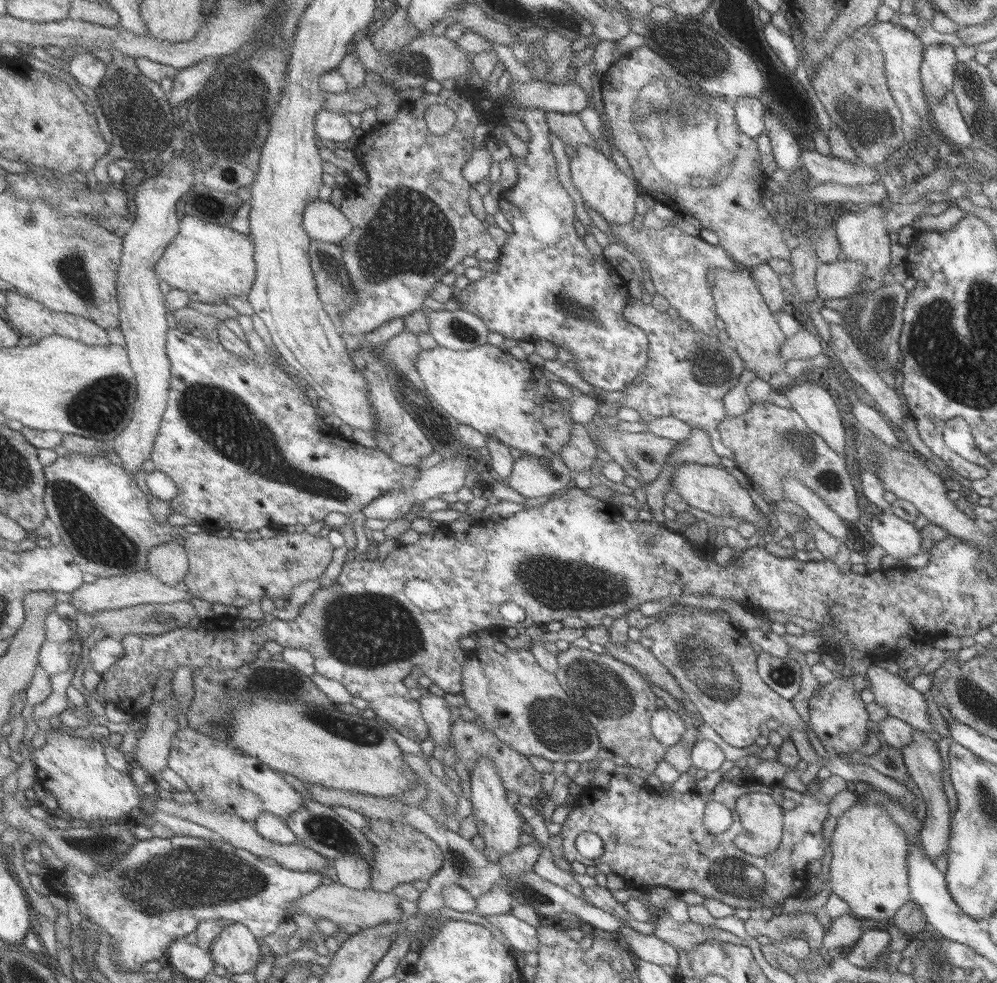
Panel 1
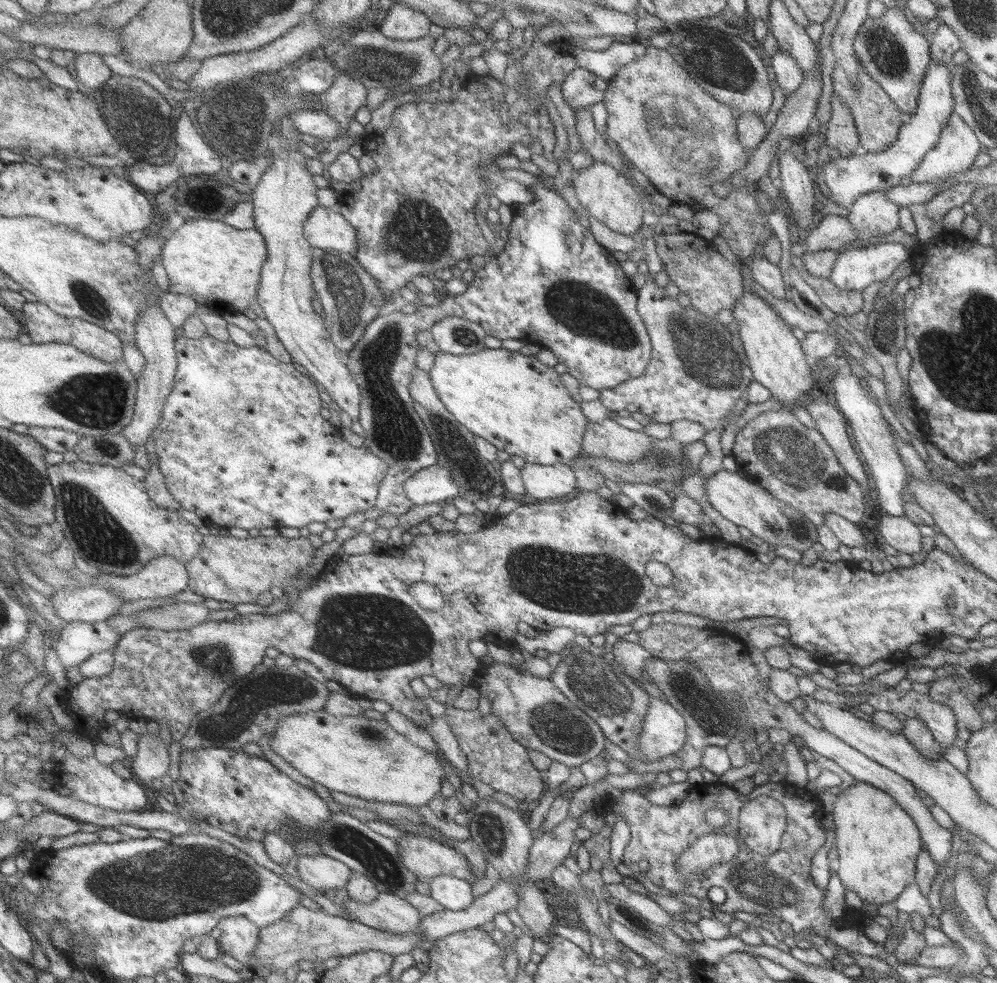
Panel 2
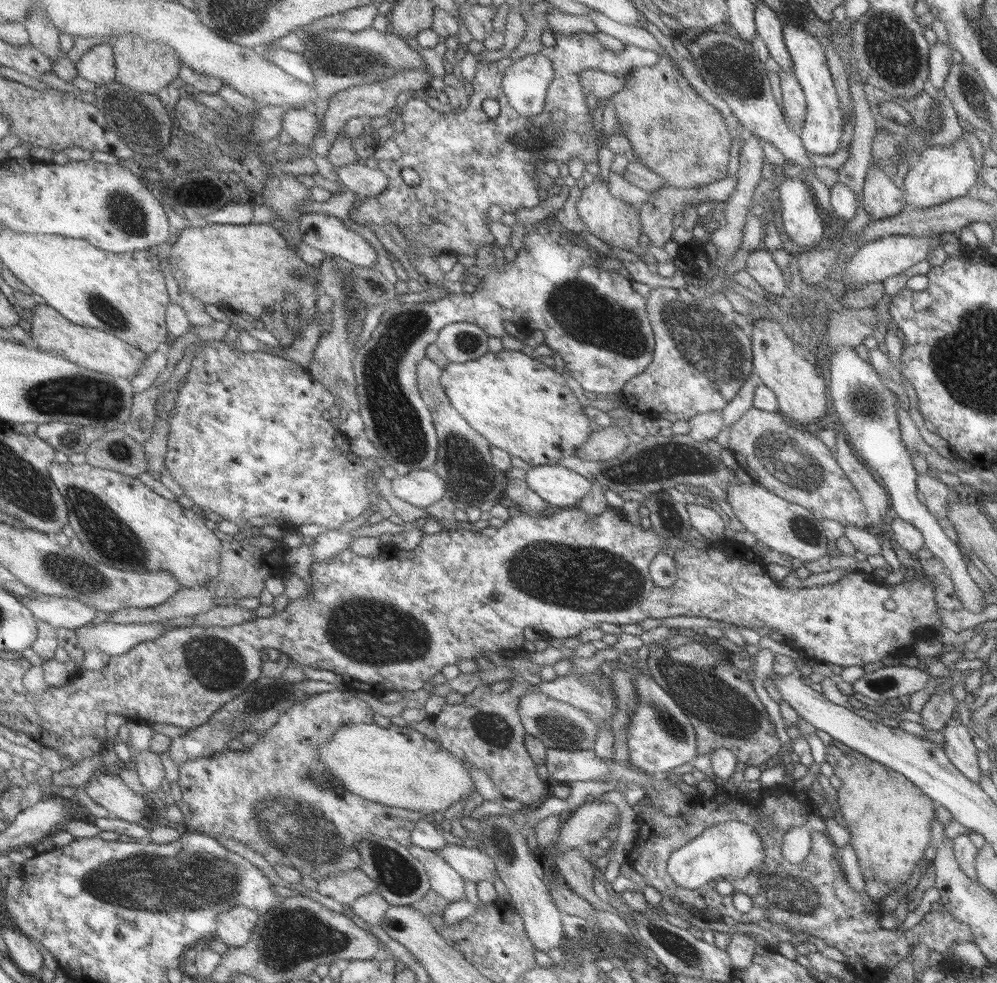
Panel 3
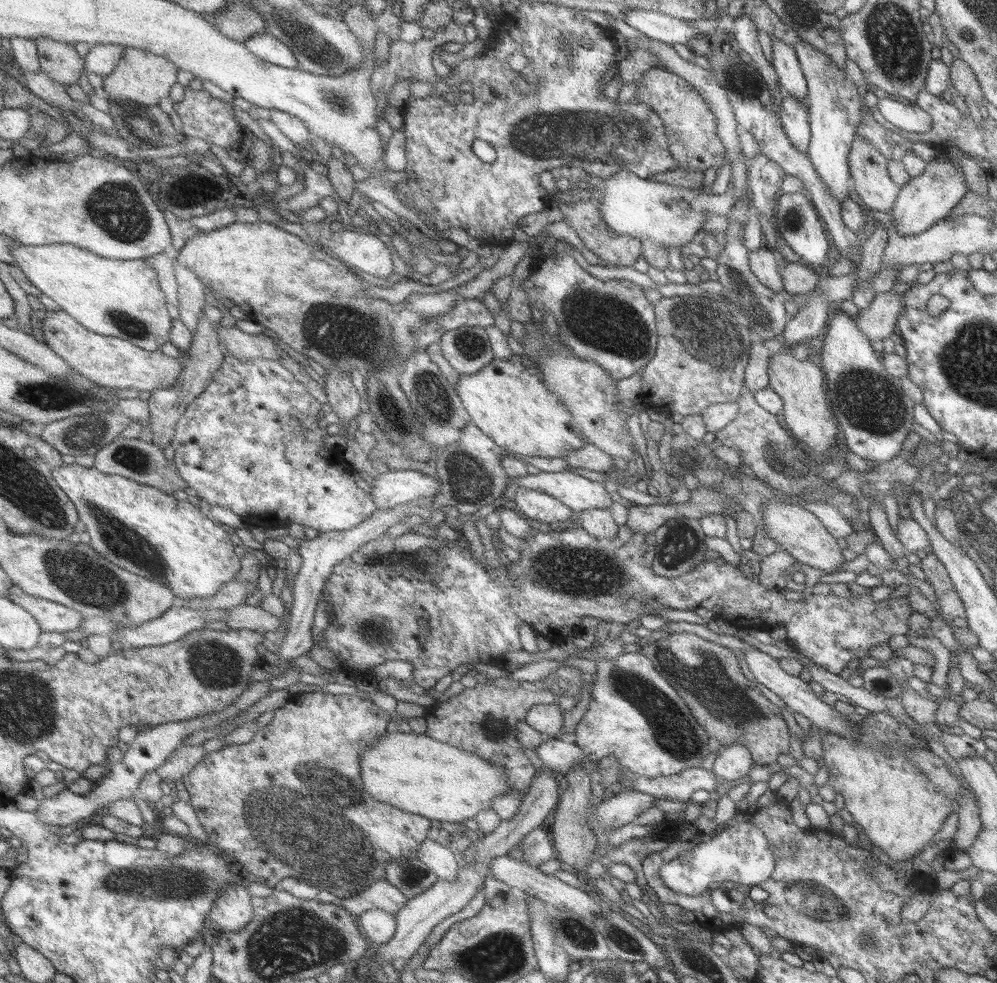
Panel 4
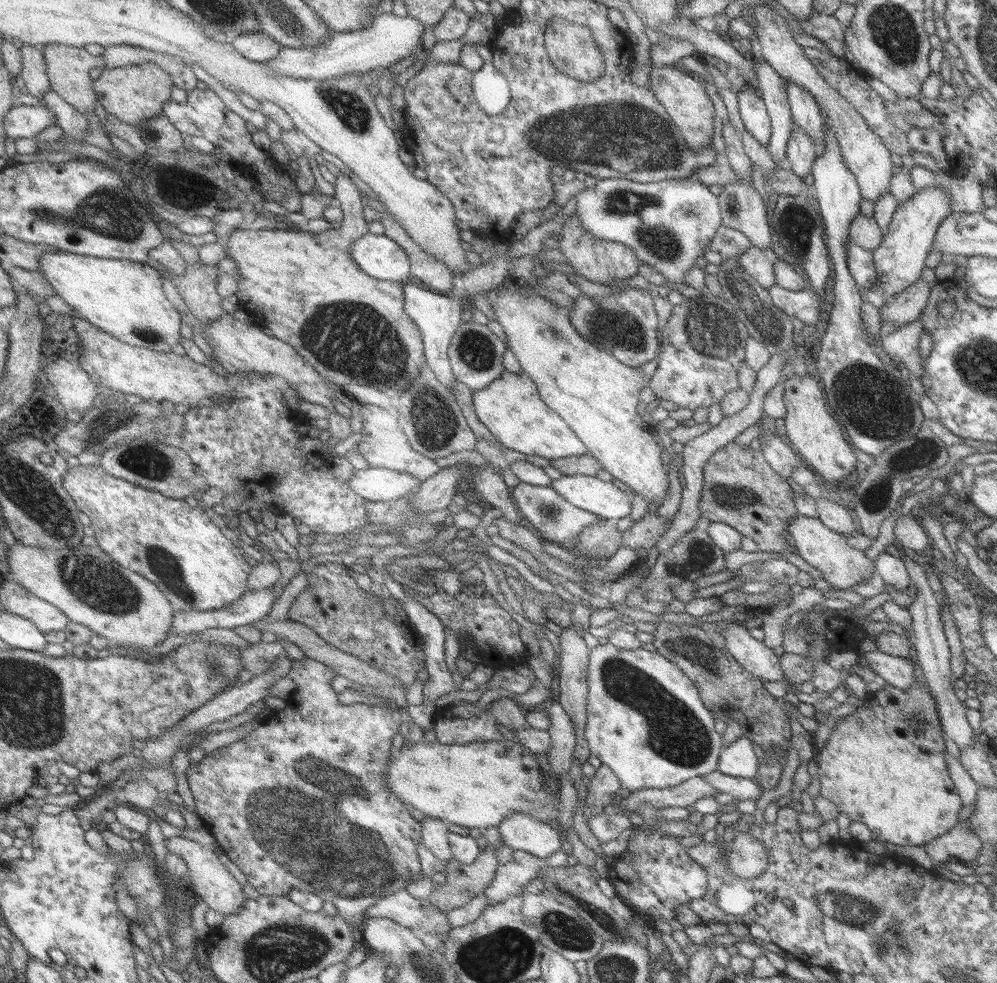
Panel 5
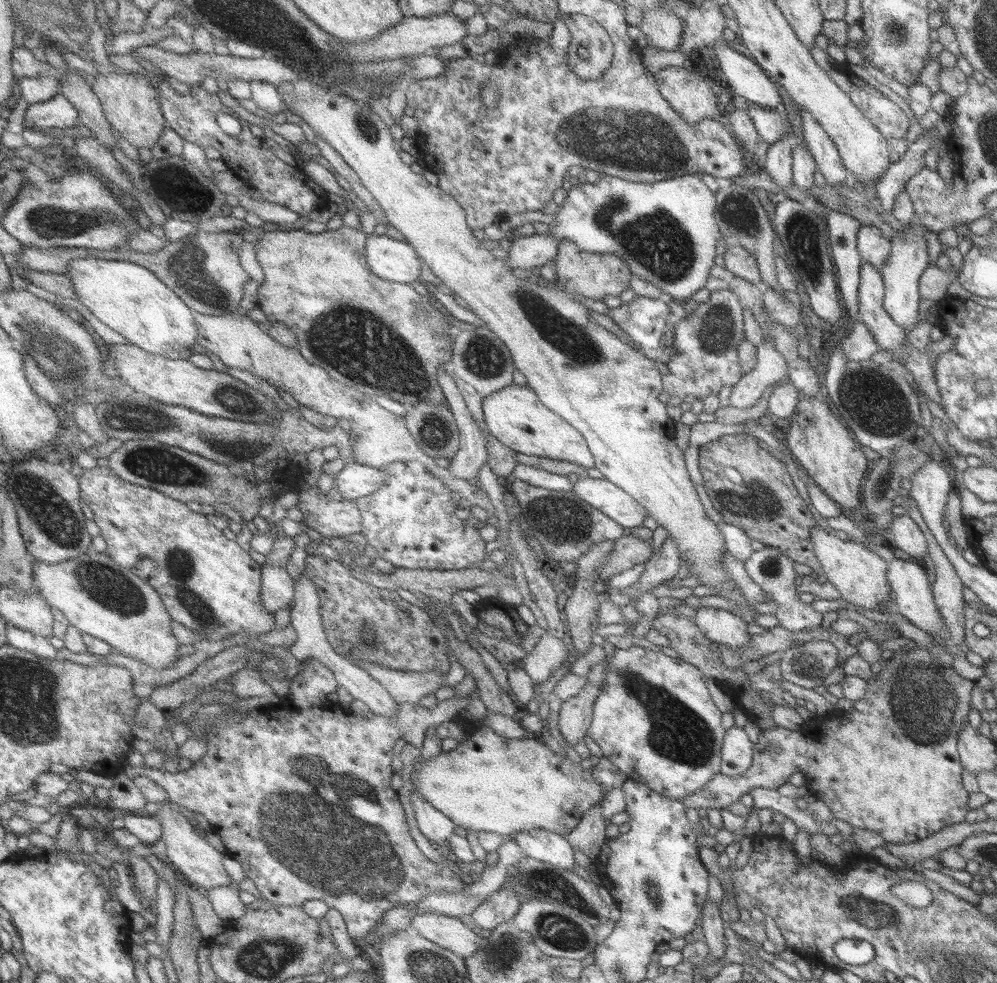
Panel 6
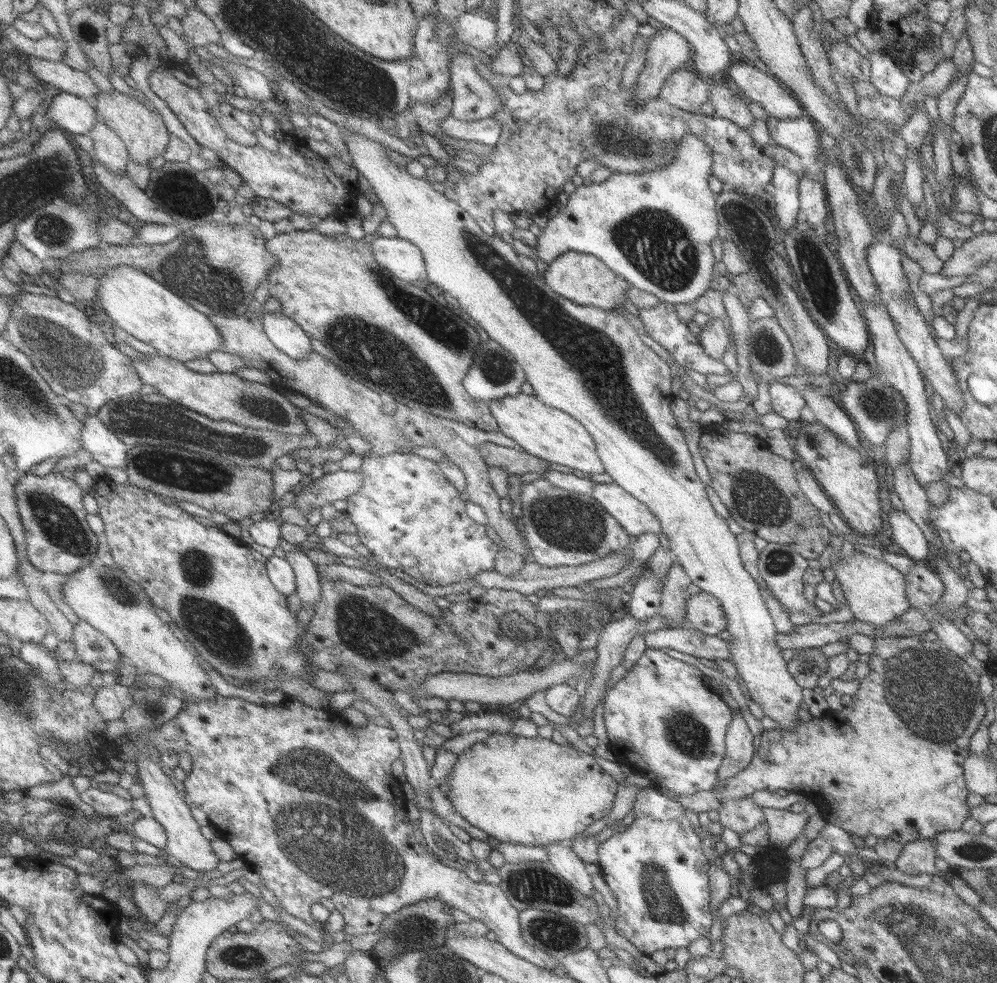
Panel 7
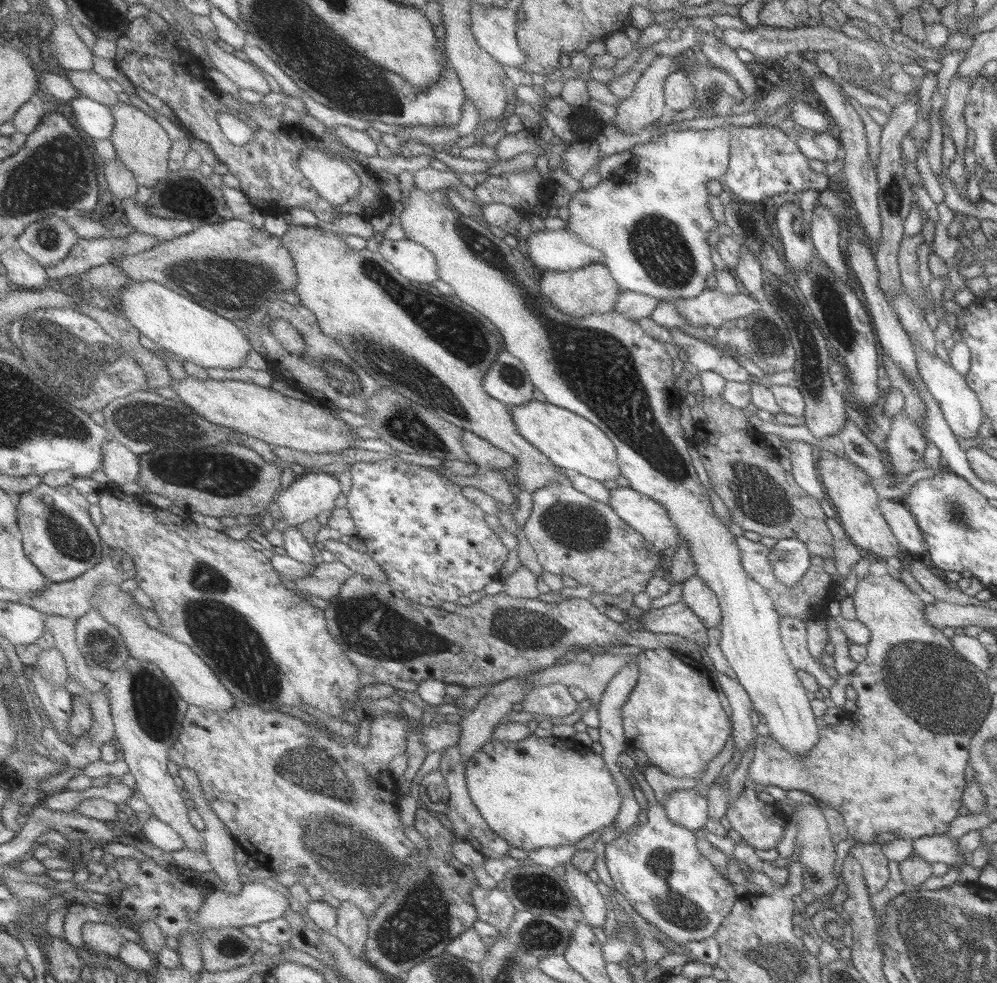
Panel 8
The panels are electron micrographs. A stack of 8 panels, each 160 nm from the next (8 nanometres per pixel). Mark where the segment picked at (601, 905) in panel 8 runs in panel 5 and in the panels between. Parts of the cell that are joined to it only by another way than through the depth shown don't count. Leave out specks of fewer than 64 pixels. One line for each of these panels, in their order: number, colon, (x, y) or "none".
5: (520, 831)
6: (555, 849)
7: (569, 867)

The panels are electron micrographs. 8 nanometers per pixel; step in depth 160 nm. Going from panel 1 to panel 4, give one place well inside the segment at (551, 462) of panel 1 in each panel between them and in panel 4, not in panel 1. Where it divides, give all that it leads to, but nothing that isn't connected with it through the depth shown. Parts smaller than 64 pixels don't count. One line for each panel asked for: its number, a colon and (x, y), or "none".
2: (545, 483)
3: (562, 487)
4: (578, 493)

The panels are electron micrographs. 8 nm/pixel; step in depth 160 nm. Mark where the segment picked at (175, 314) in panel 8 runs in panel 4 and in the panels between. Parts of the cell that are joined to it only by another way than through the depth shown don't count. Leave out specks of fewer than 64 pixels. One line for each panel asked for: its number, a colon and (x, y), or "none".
4: (123, 299)
5: (126, 299)
6: (132, 300)
7: (136, 302)

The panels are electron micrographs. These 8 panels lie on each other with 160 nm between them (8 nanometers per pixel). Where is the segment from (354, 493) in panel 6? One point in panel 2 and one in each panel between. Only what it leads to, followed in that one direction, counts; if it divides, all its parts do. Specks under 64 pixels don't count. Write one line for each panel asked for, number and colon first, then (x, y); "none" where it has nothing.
2: (434, 484)
3: (422, 488)
4: (393, 488)
5: (374, 484)

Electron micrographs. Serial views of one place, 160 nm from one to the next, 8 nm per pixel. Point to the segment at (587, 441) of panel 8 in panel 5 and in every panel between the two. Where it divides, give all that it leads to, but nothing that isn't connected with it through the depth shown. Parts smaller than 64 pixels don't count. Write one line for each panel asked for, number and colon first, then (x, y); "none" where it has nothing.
5: (512, 408)
6: (516, 416)
7: (553, 435)

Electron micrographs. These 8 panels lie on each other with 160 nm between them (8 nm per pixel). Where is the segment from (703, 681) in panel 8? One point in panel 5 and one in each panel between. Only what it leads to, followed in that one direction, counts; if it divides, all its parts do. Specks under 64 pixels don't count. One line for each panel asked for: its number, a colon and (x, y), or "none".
5: (645, 721)
6: (653, 719)
7: (662, 720)

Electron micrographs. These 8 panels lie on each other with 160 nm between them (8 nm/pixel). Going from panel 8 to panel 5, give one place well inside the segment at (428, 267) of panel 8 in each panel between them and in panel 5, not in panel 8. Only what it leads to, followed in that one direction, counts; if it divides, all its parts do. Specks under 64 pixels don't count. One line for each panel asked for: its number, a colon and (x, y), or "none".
5: (380, 256)
6: (396, 261)
7: (402, 258)

